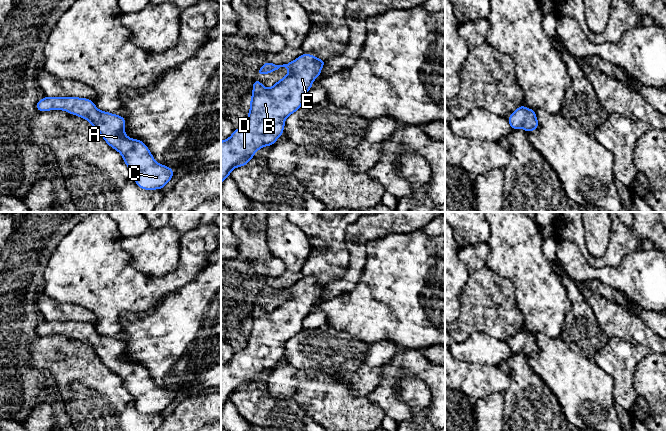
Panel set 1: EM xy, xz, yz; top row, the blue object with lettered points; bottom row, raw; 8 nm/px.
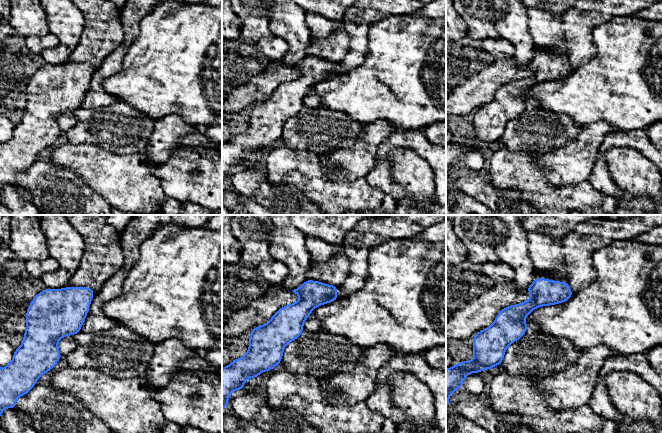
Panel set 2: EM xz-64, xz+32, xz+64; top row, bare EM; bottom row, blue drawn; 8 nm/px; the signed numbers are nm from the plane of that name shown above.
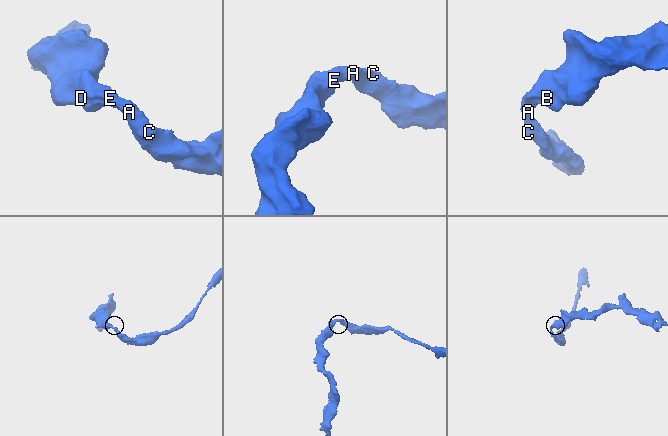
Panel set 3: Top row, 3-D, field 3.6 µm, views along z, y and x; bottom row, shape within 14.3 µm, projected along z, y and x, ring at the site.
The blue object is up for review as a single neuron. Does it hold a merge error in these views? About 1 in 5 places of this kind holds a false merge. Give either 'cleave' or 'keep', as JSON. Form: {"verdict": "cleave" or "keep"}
{"verdict": "keep"}

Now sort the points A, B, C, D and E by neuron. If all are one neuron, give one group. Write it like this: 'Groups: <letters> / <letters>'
Groups: A B C D E

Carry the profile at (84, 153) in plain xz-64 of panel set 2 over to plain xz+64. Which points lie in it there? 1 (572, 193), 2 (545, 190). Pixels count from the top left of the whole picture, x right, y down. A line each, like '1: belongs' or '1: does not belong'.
1: belongs
2: belongs

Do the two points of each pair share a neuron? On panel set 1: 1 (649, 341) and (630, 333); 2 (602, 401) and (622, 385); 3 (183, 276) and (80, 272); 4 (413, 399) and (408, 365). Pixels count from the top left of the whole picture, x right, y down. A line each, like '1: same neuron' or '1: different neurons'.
1: same neuron
2: different neurons
3: same neuron
4: different neurons

